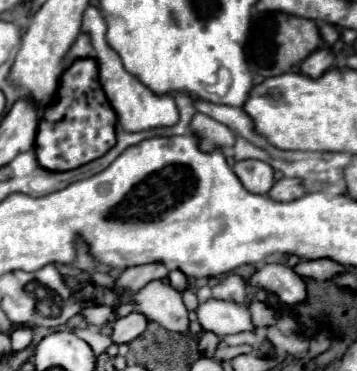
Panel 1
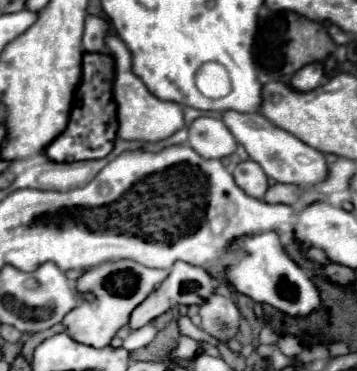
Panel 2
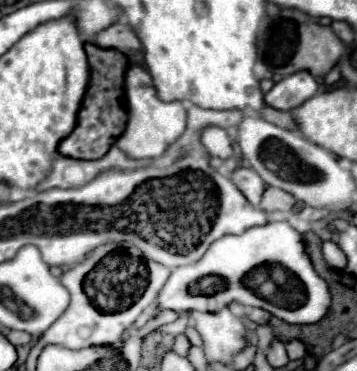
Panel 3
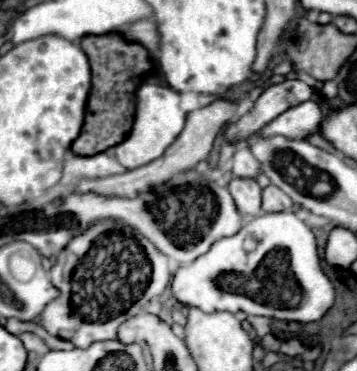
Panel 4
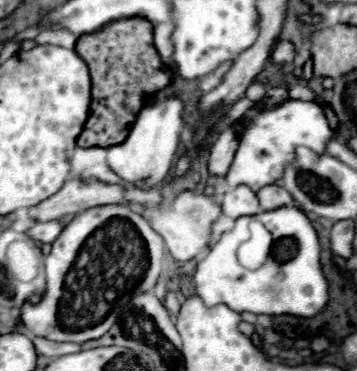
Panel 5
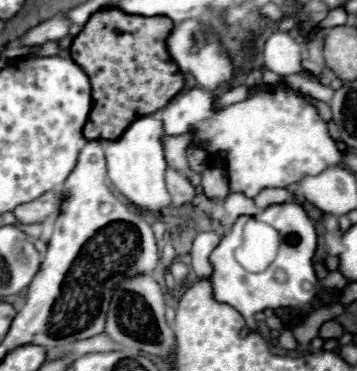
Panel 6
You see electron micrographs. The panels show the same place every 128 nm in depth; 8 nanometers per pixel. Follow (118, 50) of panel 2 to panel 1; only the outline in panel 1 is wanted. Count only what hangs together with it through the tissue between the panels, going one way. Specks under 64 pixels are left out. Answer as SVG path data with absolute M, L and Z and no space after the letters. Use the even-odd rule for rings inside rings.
M90 6L84 12L84 22L82 22L82 32L88 32L92 38L92 46L96 50L96 60L100 64L100 84L112 104L112 108L118 114L118 120L122 124L122 128L126 132L142 132L142 130L150 130L150 128L166 128L166 126L174 126L178 122L178 108L174 102L172 94L164 94L164 96L156 96L148 86L144 86L136 76L132 76L130 72L124 70L122 60L118 56L116 50L112 50L106 42L106 22L102 18L102 14L98 12L98 8Z

